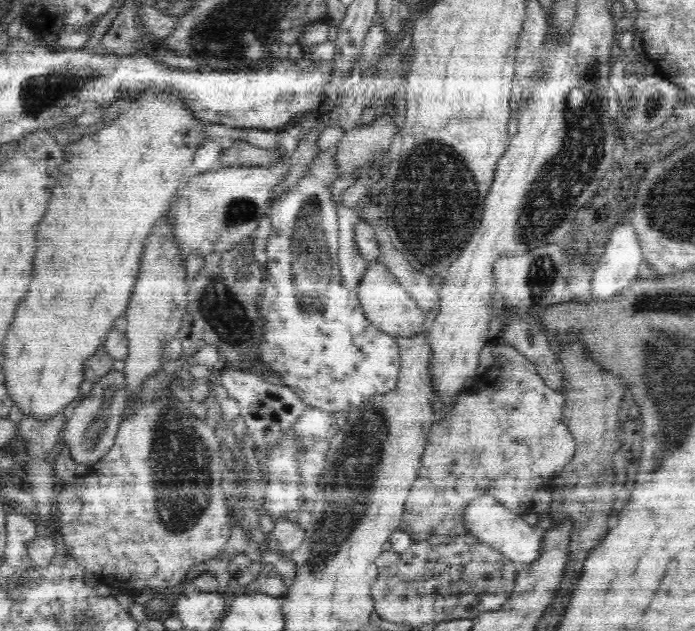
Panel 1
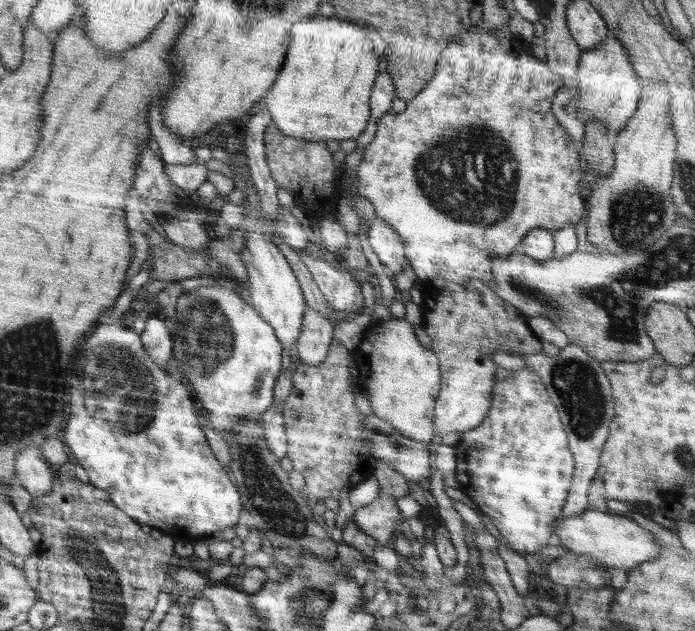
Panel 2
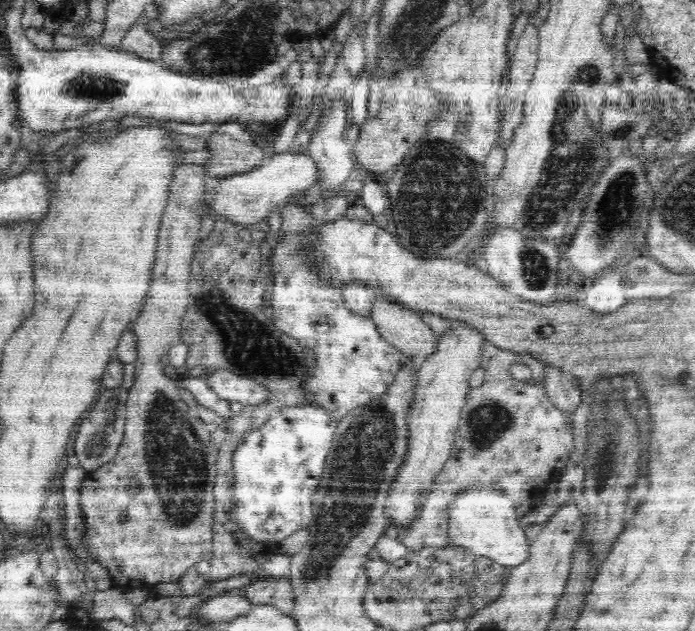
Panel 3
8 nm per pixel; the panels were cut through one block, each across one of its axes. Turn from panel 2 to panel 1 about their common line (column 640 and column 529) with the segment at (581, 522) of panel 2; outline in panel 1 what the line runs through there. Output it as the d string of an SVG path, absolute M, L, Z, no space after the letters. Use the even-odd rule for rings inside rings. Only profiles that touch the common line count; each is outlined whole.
M480 495L474 502L466 506L462 512L462 525L467 533L478 539L479 542L486 543L494 550L502 553L511 562L519 565L530 565L538 560L538 555L542 552L542 540L545 531L536 529L531 524L524 524L524 520L516 514L512 514L506 506L502 506L498 500L490 495Z

